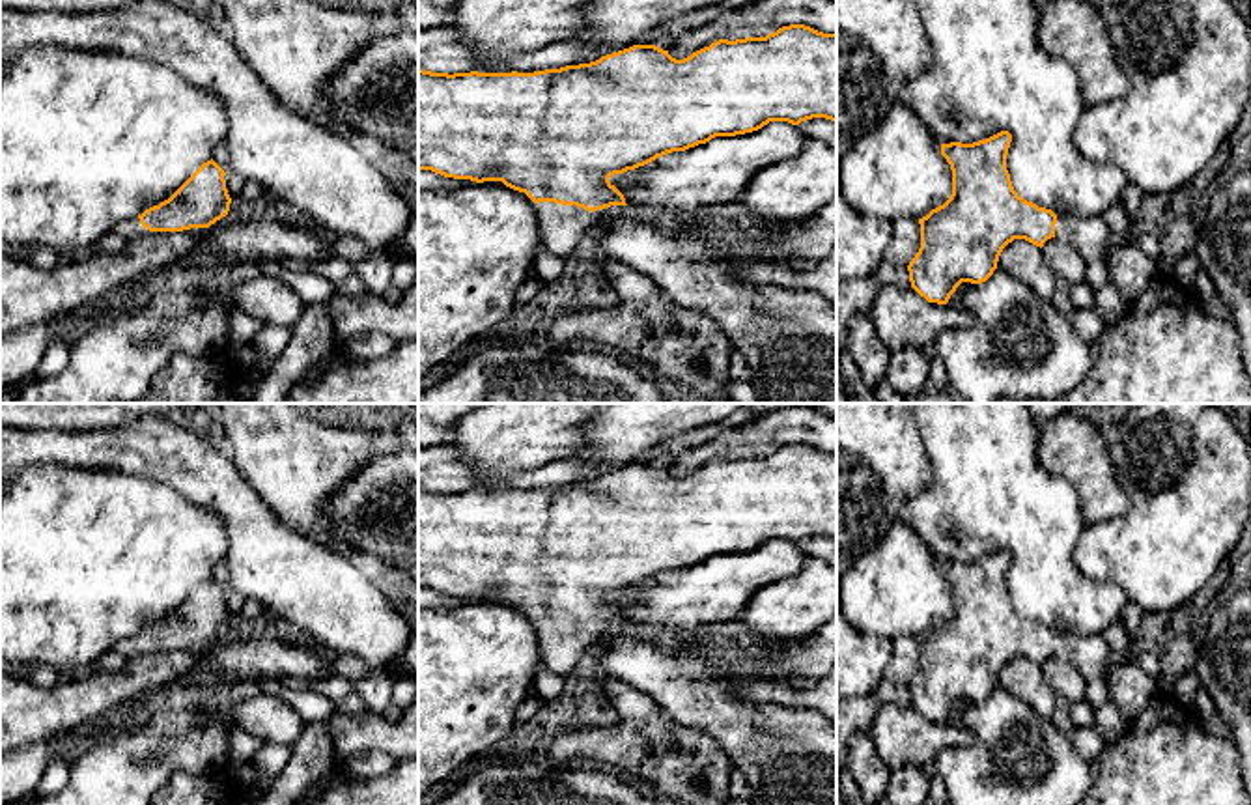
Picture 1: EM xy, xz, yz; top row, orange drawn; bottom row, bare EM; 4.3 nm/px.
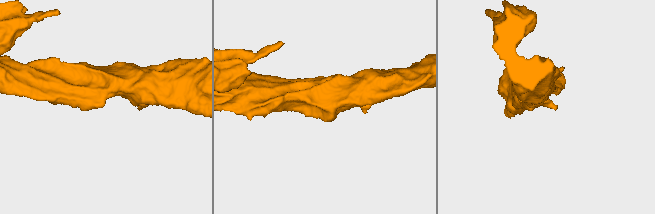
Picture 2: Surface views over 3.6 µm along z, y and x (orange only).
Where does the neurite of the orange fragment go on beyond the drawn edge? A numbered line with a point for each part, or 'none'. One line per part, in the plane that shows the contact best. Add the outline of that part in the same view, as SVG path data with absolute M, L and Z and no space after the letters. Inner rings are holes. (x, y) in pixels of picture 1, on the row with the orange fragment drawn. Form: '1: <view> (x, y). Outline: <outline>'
1: xz (564, 228). Outline: M540 202L536 211L545 248L579 267L592 228L588 213L583 207L555 202Z

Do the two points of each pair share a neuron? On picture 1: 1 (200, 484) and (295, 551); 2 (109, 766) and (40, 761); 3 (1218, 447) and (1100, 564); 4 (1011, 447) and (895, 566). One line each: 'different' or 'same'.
1: same
2: different
3: same
4: different

